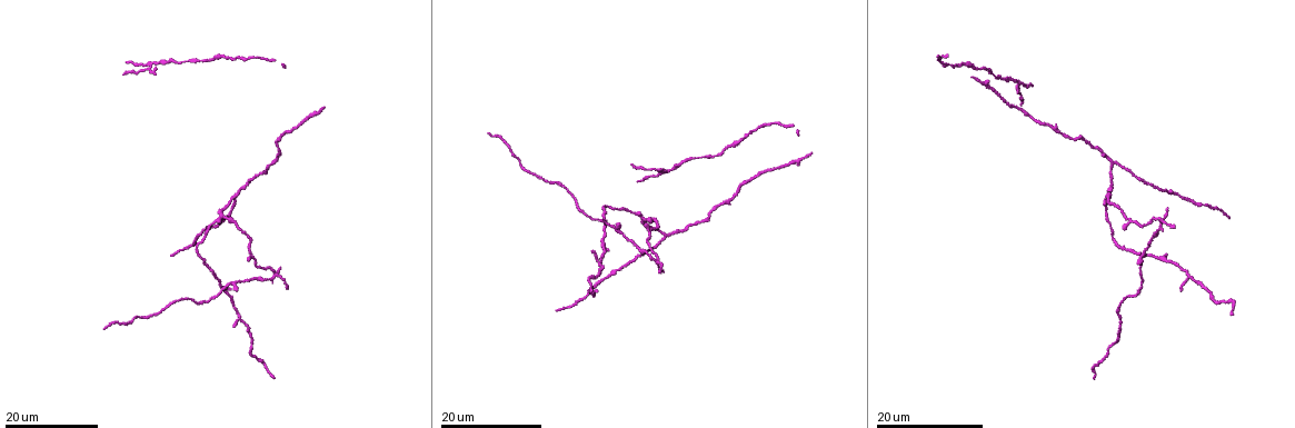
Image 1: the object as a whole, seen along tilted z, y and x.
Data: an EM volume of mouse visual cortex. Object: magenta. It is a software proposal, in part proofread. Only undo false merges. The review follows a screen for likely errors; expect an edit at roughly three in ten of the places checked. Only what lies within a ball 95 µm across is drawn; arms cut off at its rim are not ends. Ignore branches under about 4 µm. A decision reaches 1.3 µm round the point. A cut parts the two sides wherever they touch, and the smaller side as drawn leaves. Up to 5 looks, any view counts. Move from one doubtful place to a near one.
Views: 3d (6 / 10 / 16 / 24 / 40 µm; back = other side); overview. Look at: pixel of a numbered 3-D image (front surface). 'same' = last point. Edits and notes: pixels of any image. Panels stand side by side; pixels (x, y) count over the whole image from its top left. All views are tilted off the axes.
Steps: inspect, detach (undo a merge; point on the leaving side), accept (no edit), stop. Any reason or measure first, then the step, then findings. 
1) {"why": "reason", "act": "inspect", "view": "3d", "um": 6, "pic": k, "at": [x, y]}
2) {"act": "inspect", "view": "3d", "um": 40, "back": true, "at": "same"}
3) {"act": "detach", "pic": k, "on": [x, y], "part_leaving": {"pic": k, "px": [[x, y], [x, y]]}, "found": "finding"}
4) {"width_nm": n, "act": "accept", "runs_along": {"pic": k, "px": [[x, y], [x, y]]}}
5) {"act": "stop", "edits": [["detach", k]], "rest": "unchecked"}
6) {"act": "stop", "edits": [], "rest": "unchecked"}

{"why": "looks like a crossing", "act": "inspect", "view": "3d", "um": 24, "pic": 1, "at": [150, 67]}

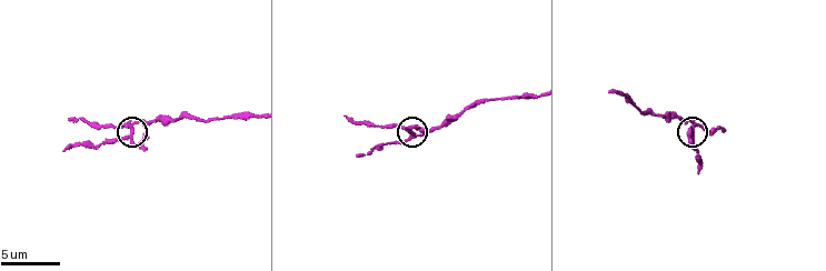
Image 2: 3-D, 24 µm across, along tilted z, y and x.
{"why": "zoom in", "act": "inspect", "view": "3d", "um": 10, "pic": 2, "at": [132, 129]}

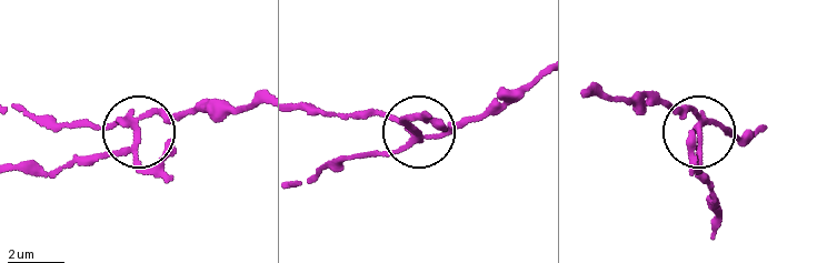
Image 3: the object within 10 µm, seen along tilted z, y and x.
{"width_nm": 180, "act": "detach", "pic": 3, "on": [111, 153], "part_leaving": {"pic": 3, "px": [[128, 123], [131, 140], [118, 148], [49, 173], [17, 172]]}, "found": "a second cell is stuck on"}

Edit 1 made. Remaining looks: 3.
{"why": "a fork", "act": "inspect", "view": "3d", "um": 24, "pic": 1, "at": [221, 215]}

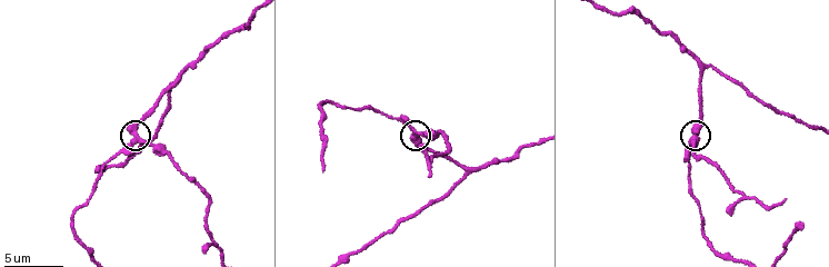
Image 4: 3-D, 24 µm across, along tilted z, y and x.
{"act": "inspect", "view": "3d", "um": 6, "pic": 4, "at": [138, 139]}

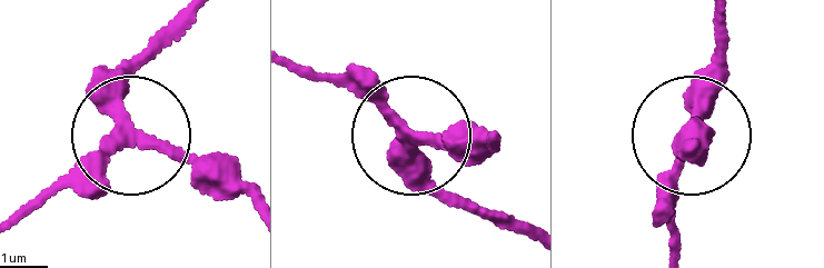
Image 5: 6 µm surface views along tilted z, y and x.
{"why": "other side", "act": "inspect", "view": "3d", "um": 6, "back": true, "pic": 5, "at": [127, 140]}

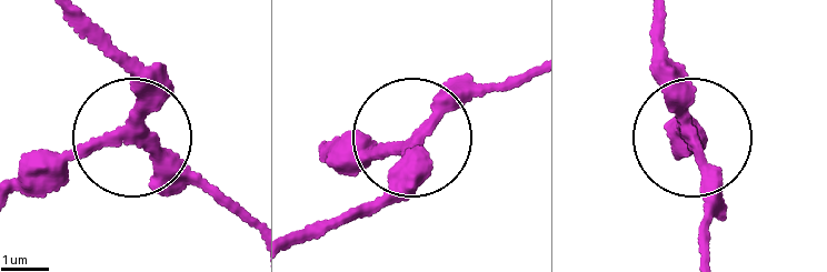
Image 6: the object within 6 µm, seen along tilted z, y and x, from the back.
{"side_arm_um": 52, "act": "accept", "runs_along": {"pic": 6, "px": [[299, 241], [357, 209], [456, 112], [529, 71]]}, "found": "one cell here"}

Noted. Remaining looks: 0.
{"act": "stop", "edits": [["detach", 3]], "rest": "unchecked"}

